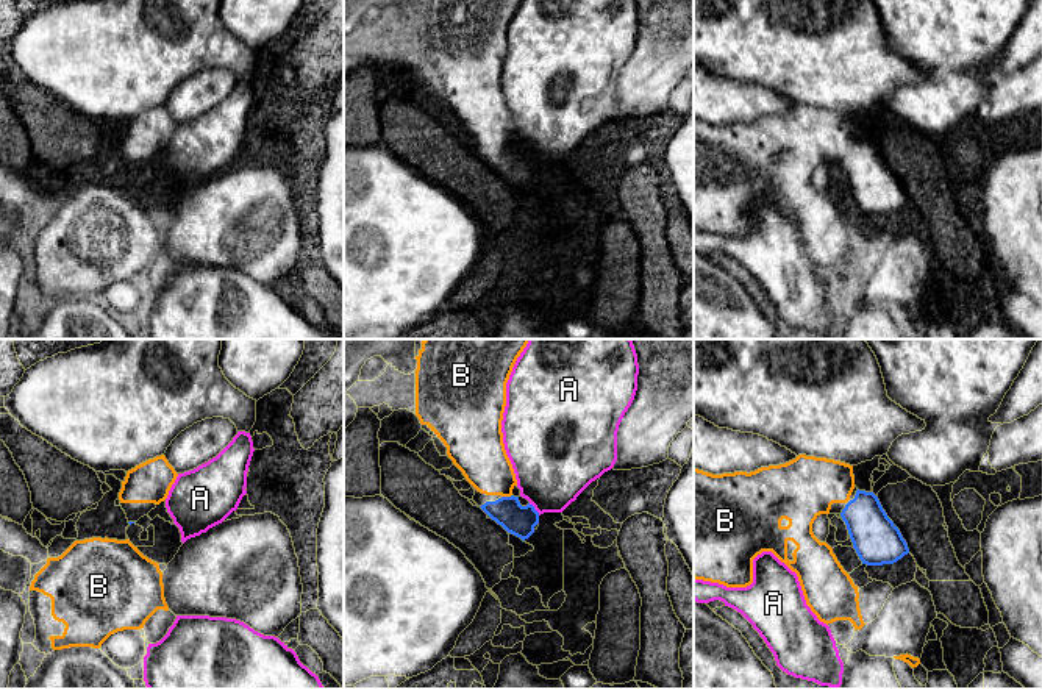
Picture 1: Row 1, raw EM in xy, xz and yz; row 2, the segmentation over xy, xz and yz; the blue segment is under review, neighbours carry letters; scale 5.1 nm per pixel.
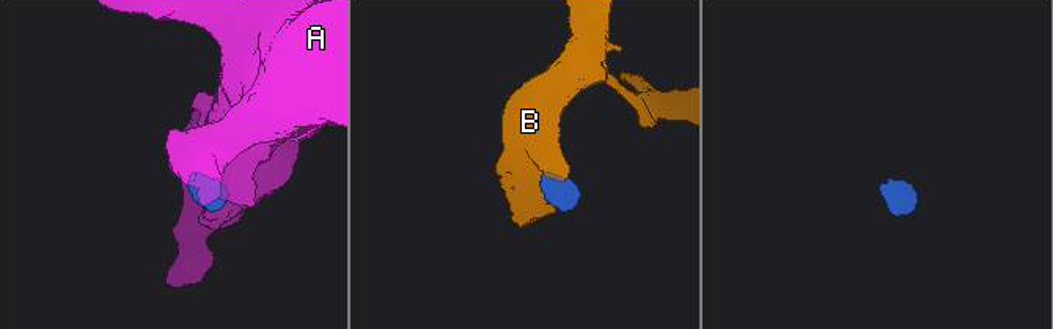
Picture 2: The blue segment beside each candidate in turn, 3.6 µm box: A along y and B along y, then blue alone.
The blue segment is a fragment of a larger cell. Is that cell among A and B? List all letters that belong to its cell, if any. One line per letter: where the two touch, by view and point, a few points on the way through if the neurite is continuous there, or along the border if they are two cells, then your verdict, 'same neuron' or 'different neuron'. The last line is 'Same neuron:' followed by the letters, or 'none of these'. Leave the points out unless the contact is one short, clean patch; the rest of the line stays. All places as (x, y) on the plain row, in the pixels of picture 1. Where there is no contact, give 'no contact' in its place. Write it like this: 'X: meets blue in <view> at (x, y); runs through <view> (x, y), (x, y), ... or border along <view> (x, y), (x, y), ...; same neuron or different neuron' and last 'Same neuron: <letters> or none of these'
A: meets blue in xz at (533, 158); border along xz (528, 153), (539, 164); different neuron
B: meets blue in xz at (506, 147); runs through xz (506, 161), (506, 147), (505, 138), (481, 107); same neuron
Same neuron: B

